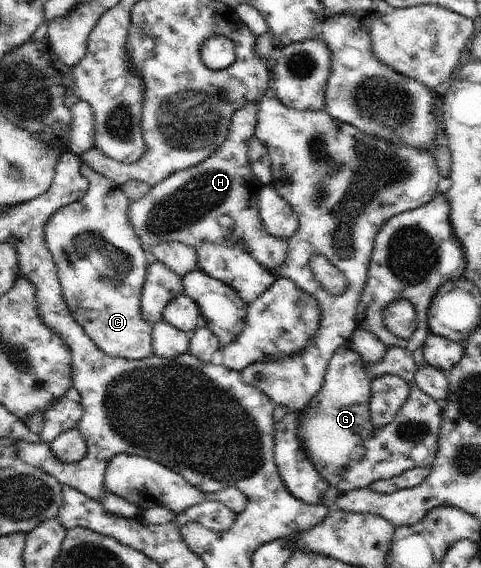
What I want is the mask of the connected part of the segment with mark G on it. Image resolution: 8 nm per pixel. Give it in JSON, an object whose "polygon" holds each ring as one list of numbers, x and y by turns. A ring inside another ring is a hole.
{"polygon":[[349,340,345,341,333,353,319,393,301,411,297,433,313,467,341,494,366,488,375,481,401,475,416,467,431,466,437,455,444,410,442,403,417,387,417,363,409,349,389,347,385,357,371,365,365,363,351,345],[387,374,403,377,411,391,395,419,385,429,375,429,369,415,372,383]]}

